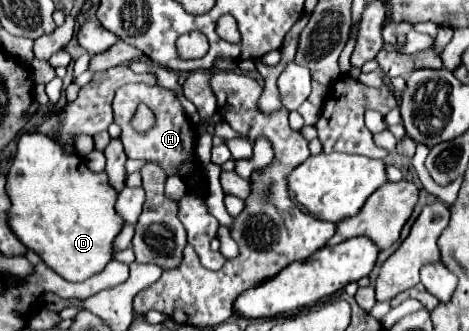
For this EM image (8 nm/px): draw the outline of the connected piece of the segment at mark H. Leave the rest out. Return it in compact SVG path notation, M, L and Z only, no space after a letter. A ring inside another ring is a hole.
M125 84L117 90L113 98L113 114L115 122L121 126L121 142L125 148L127 158L139 158L139 160L151 160L159 162L167 174L179 174L189 188L203 188L203 178L199 176L201 168L195 162L195 144L197 144L197 134L193 132L191 122L187 120L187 114L175 94L171 90L165 90L163 86L149 86L149 84ZM145 104L151 108L155 114L155 124L147 132L137 132L131 126L131 120L137 112L137 106Z

